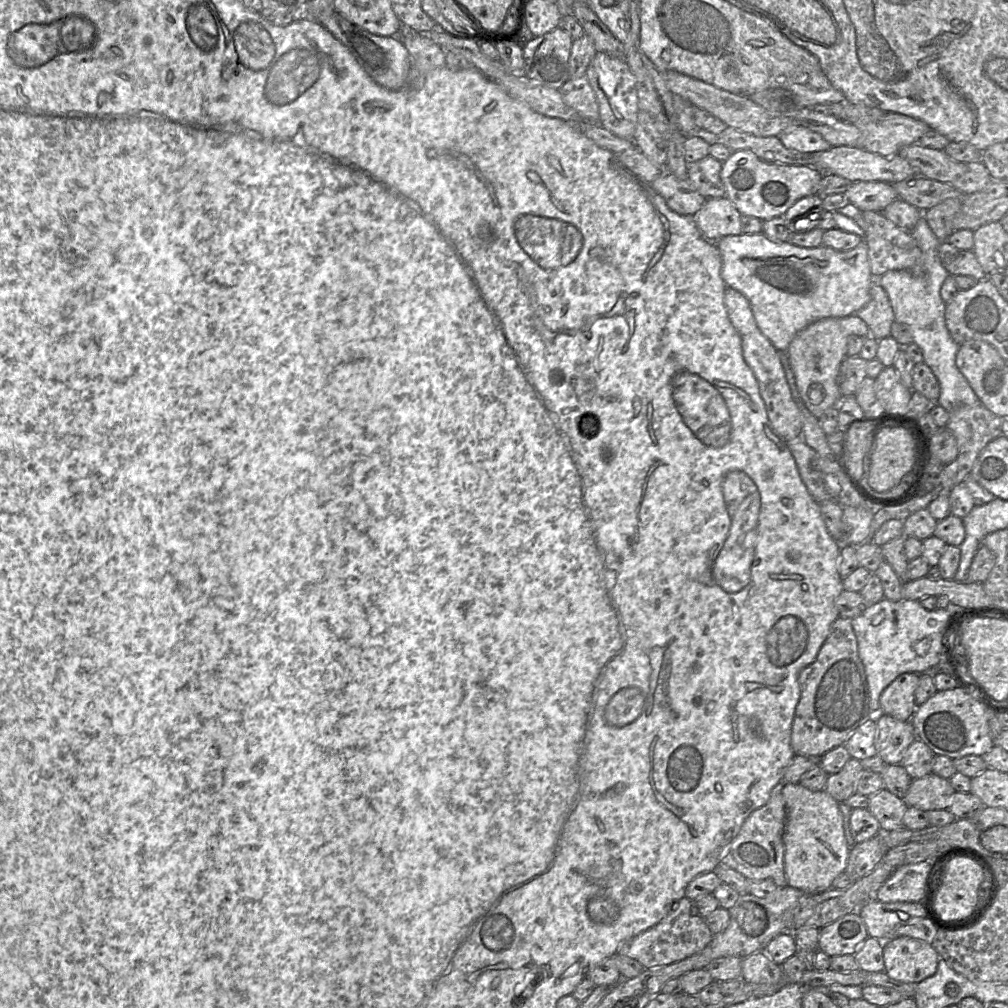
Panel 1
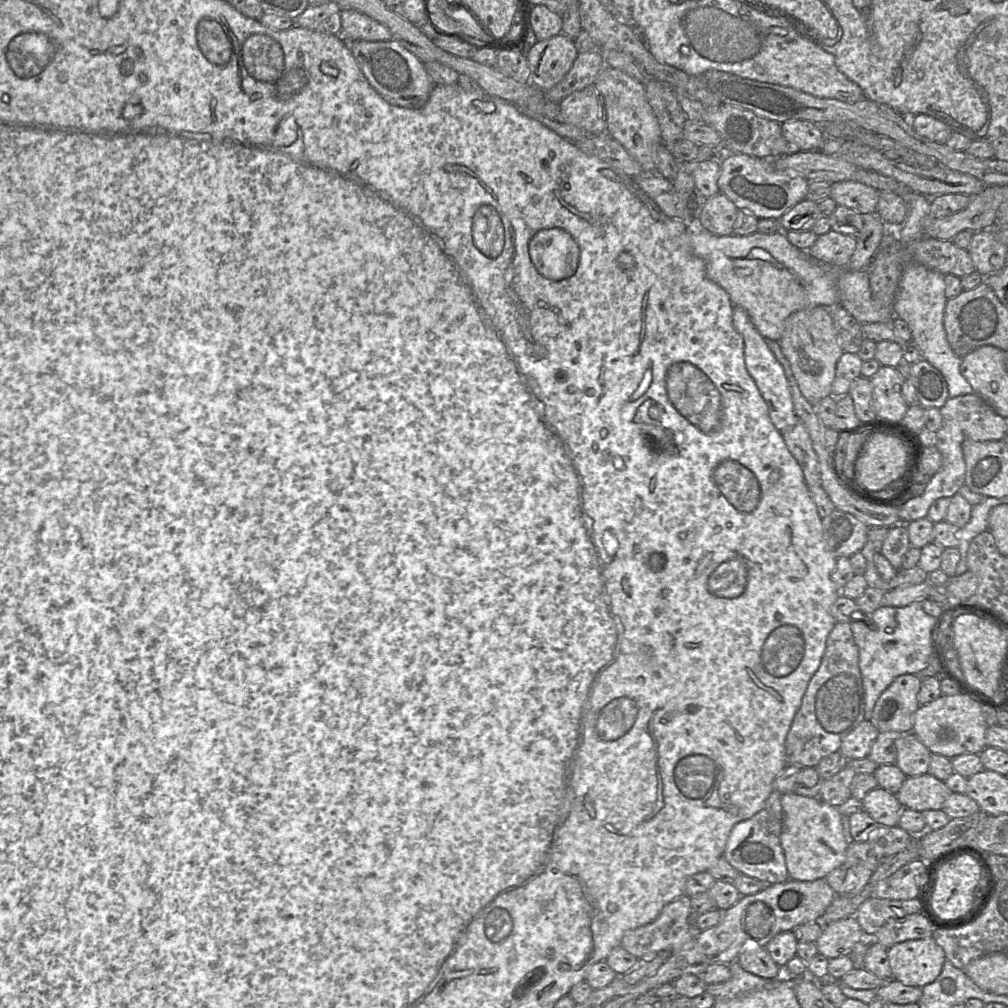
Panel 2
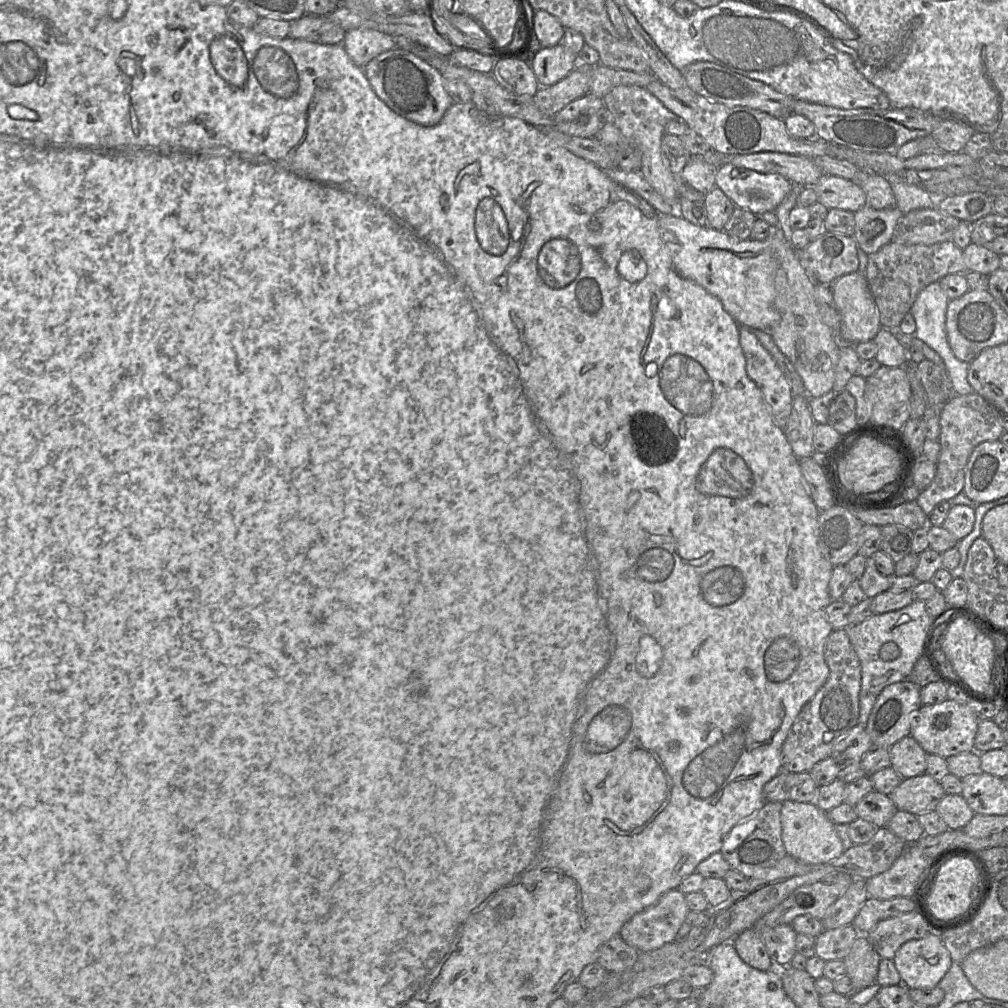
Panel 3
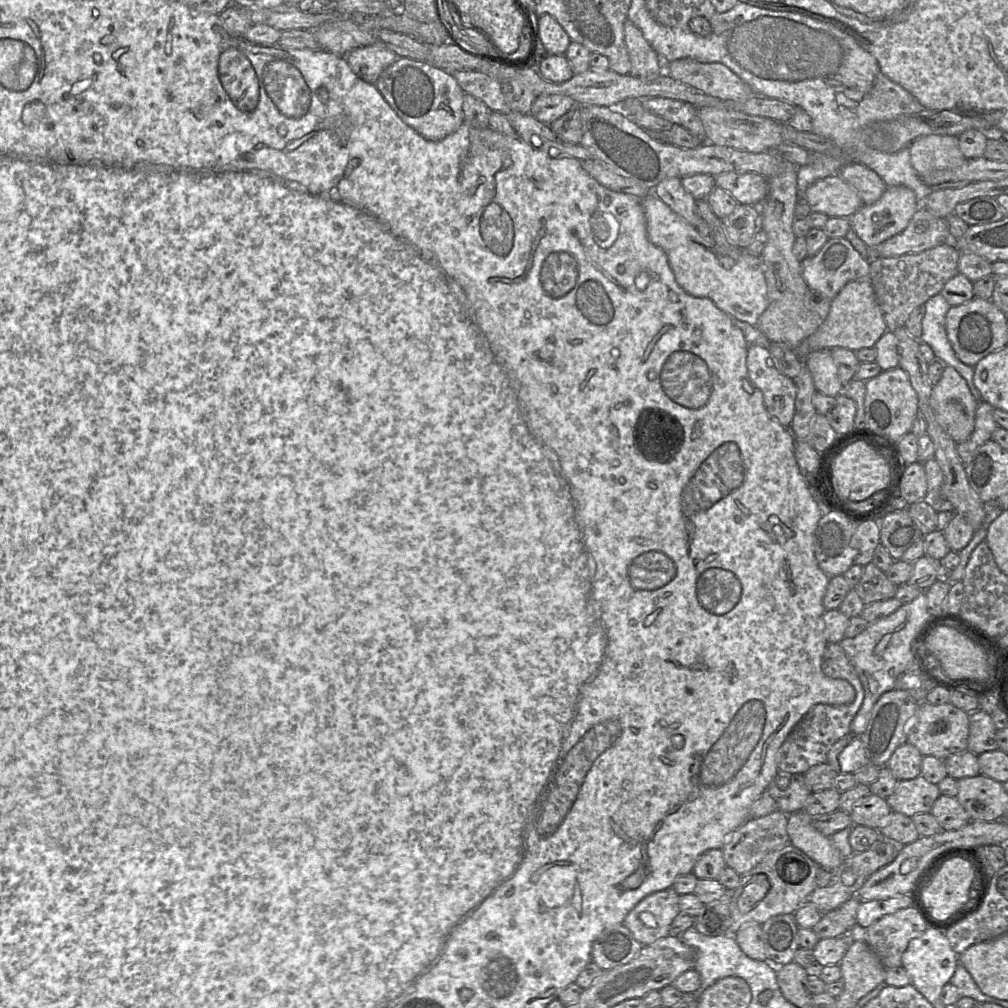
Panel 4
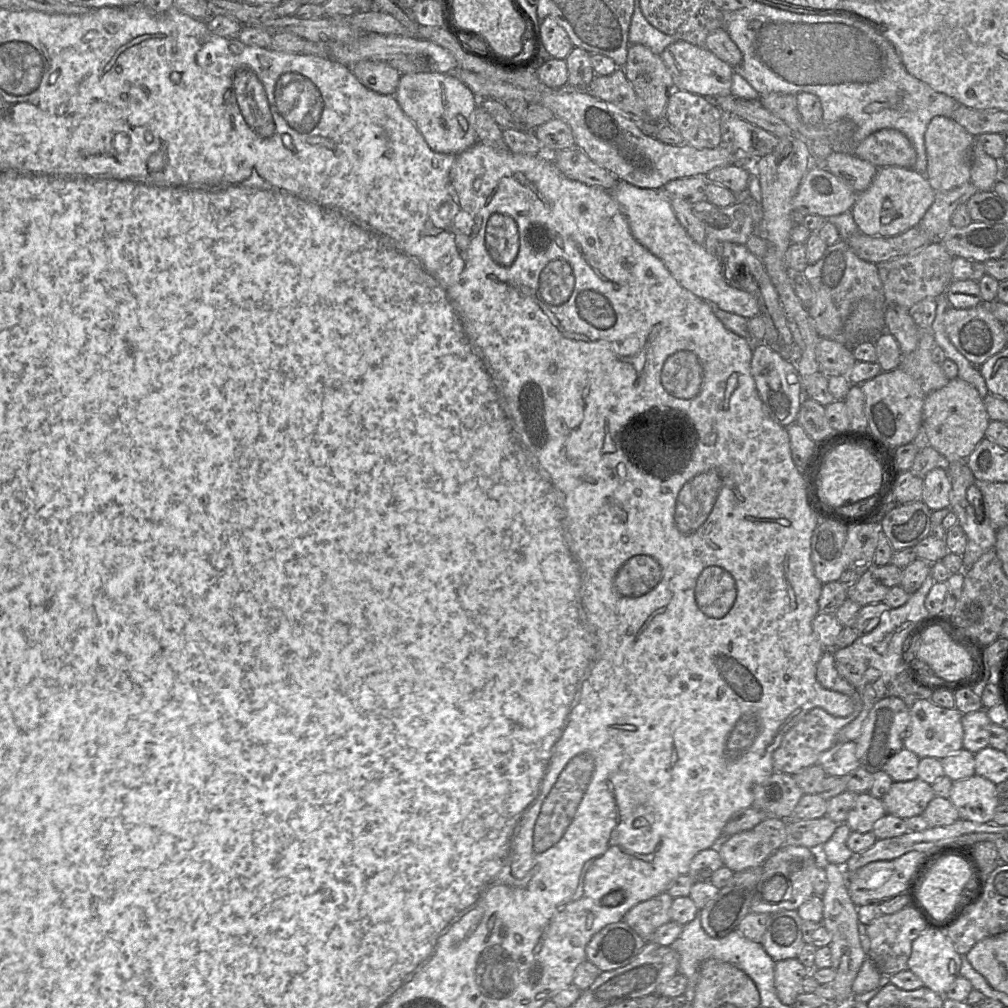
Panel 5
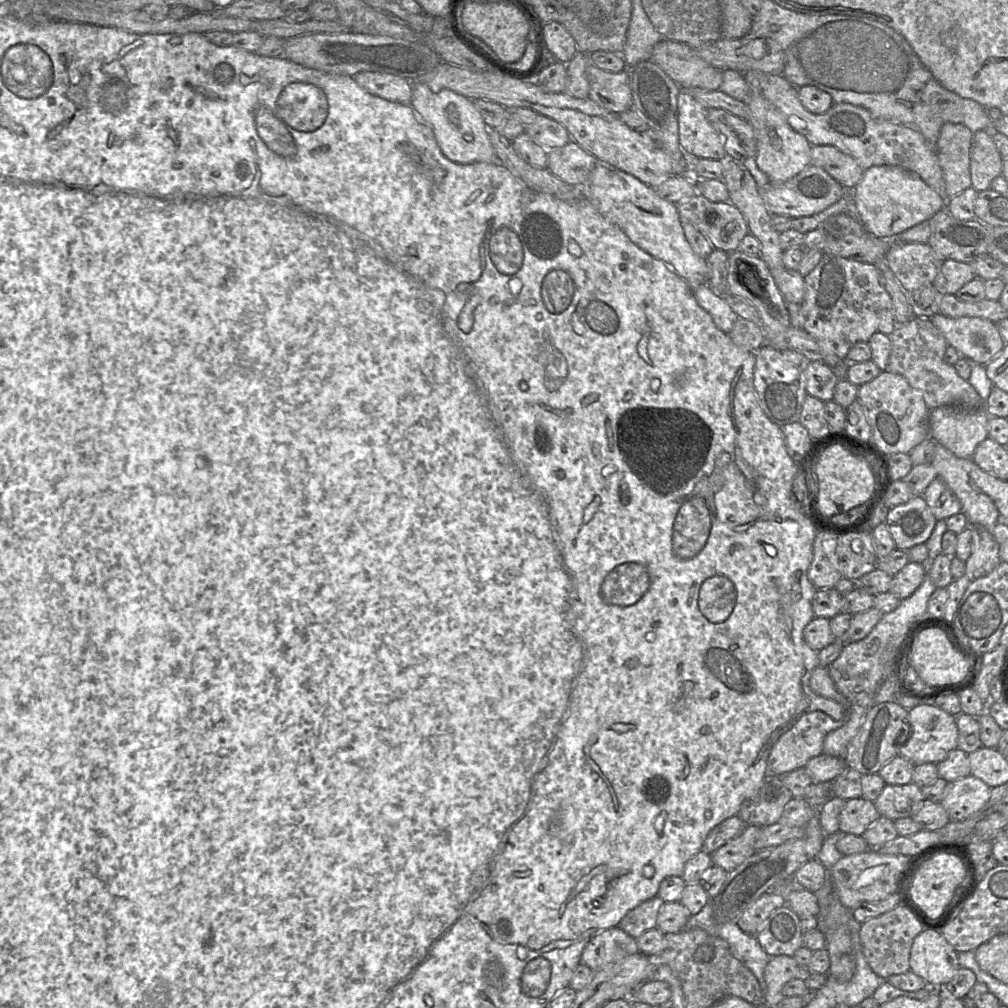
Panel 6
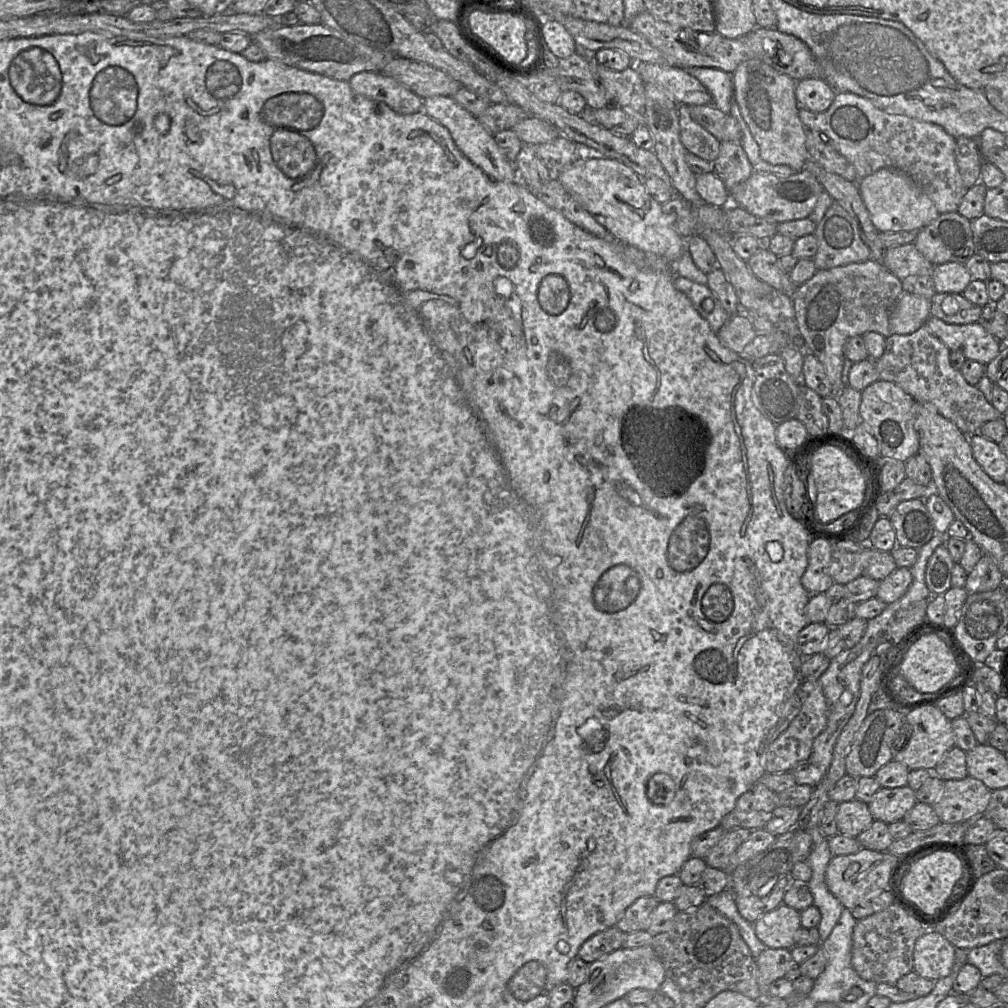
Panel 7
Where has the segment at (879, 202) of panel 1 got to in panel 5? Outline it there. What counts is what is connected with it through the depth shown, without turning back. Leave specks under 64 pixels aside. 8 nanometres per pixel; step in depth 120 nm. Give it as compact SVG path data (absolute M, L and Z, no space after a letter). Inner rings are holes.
M812 166L802 178L791 204L793 210L805 216L819 215L828 218L851 211L856 198L857 194L824 166Z

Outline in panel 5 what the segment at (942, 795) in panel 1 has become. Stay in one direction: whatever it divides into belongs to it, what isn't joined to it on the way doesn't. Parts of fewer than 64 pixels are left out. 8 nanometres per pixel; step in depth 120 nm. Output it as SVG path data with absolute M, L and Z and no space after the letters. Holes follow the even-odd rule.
M915 778L892 783L882 798L886 812L902 819L921 815L935 797L932 784Z

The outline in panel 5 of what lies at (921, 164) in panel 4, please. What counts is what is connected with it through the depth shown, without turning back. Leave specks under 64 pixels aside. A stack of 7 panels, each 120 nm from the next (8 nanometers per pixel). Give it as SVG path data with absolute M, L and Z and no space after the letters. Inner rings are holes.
M934 117L925 132L926 177L935 191L946 191L970 182L975 136L970 134L952 118Z

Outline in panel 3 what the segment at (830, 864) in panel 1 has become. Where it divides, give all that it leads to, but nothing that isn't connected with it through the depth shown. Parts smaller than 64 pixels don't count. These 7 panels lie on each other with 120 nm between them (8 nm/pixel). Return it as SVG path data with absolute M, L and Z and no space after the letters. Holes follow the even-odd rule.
M785 800L782 803L781 824L786 853L800 862L811 865L825 864L844 852L836 825L830 821L827 812L814 803Z

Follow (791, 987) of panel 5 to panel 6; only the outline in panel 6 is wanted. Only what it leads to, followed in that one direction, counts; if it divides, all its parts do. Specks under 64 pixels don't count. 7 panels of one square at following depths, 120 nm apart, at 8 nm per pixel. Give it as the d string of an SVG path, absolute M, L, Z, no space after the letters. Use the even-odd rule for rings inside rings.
M779 955L769 958L764 971L766 989L763 1003L770 1007L780 1004L784 998L783 987L796 978L797 967L794 956Z

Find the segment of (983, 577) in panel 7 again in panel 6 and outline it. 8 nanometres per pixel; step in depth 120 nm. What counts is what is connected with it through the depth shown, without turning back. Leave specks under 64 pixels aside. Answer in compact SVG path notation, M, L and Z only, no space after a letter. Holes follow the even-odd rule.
M971 526L972 552L965 562L965 576L974 581L991 573L1001 562L999 544L994 536L981 526Z

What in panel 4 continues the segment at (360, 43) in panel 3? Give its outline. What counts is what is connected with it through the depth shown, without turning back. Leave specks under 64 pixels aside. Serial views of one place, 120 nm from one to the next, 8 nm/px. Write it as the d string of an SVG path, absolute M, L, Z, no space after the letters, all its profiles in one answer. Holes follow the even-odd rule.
M377 45L355 48L345 57L352 71L371 84L375 84L382 71L398 58L391 49Z

